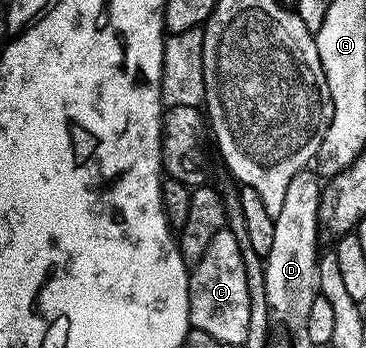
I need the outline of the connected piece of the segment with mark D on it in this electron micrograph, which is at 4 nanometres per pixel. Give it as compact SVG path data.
M313 170L296 173L292 181L288 181L280 213L274 216L272 249L264 256L260 284L262 283L263 289L266 290L266 303L270 306L275 321L283 323L286 327L301 328L305 324L308 309L312 309L312 301L316 294L322 188L323 184Z

